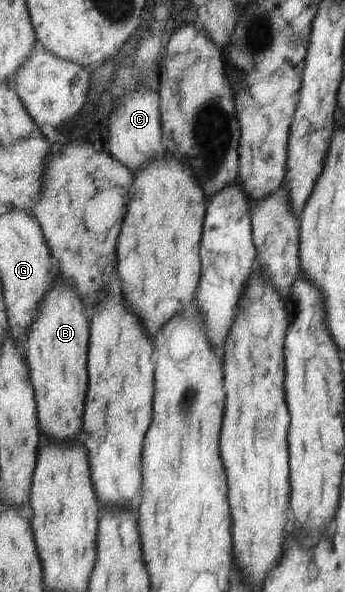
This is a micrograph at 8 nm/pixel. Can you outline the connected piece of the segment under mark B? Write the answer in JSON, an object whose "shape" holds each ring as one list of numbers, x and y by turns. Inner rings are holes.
{"shape":[[63,283,49,295,49,303,43,307,43,315,39,315,39,323,35,323,35,331,31,331,31,339,27,341,27,359,39,403,41,433,53,443,75,439,83,431,85,397,89,385,87,345,89,319,85,315,83,301]]}

